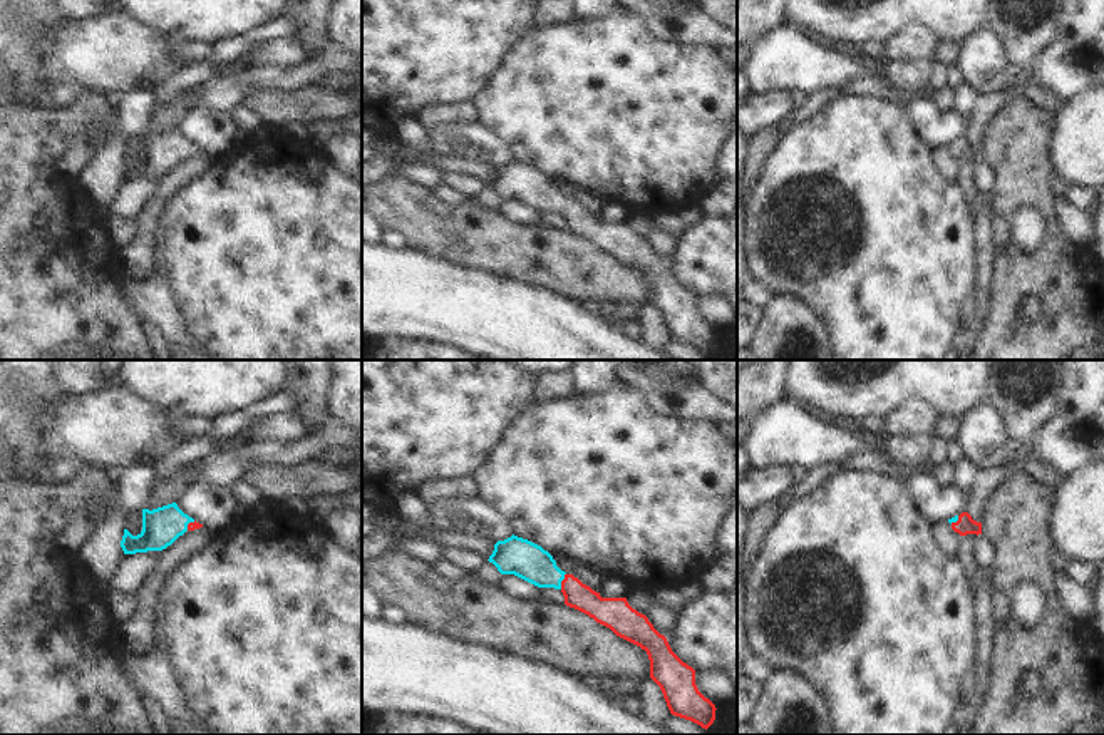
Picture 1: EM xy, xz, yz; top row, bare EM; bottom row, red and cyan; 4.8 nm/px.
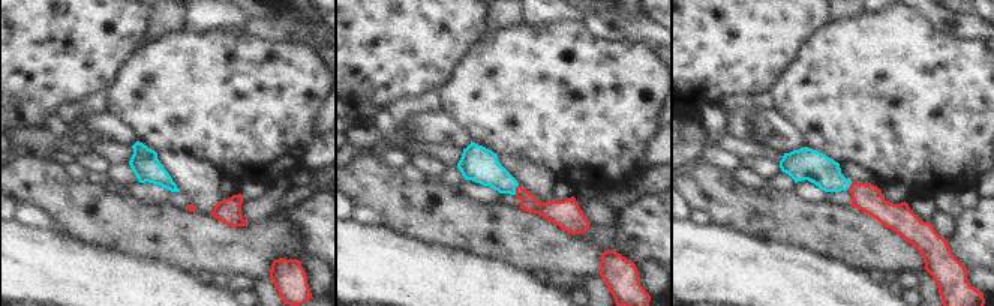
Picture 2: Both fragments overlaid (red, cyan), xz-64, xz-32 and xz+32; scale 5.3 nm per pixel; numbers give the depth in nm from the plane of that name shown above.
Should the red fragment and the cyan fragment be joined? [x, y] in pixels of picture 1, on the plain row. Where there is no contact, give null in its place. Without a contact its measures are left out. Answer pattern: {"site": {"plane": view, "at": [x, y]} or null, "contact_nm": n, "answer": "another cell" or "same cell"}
{"site": {"plane": "xz", "at": [562, 206]}, "contact_nm": 80, "answer": "same cell"}

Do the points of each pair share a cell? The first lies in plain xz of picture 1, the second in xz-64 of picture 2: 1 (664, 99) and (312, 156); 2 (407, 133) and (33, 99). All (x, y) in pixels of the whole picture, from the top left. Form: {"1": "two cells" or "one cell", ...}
{"1": "two cells", "2": "two cells"}

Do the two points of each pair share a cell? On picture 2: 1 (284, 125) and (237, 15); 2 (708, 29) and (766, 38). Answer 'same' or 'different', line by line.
1: different
2: same

